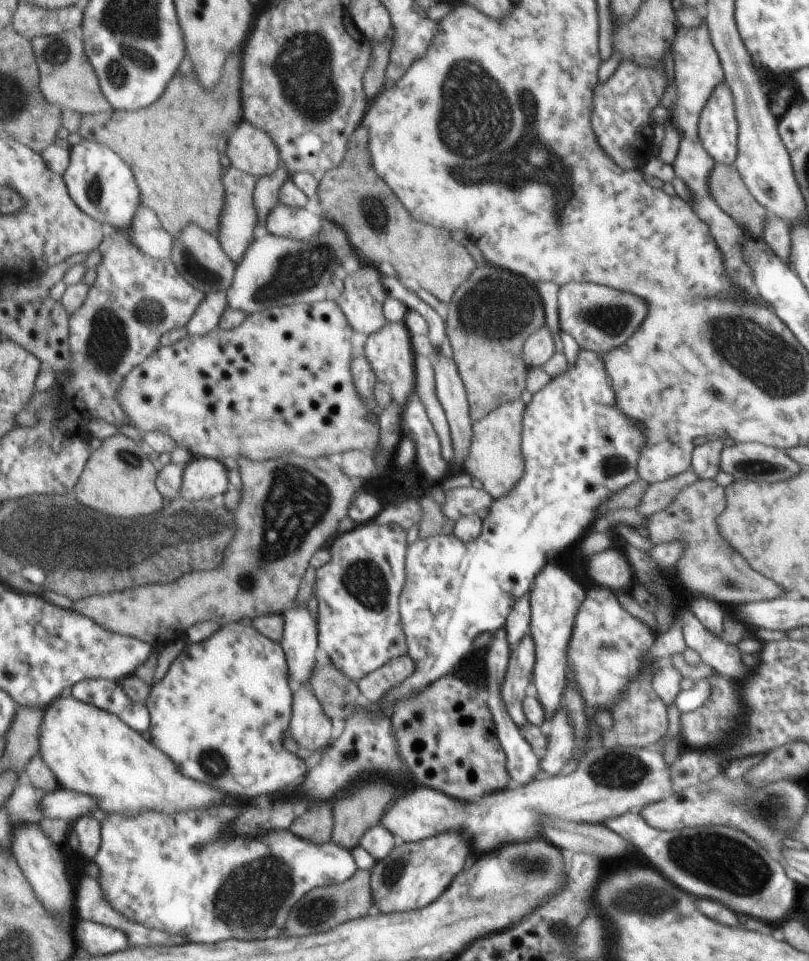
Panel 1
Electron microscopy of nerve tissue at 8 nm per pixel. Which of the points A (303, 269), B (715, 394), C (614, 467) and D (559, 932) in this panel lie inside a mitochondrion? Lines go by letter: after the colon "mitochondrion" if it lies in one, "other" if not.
A: mitochondrion
B: mitochondrion
C: mitochondrion
D: mitochondrion

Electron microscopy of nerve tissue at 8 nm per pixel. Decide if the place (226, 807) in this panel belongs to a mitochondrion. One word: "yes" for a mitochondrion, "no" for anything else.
no

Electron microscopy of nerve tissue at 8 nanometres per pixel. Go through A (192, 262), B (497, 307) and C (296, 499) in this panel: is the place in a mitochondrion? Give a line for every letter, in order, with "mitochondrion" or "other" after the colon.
A: mitochondrion
B: mitochondrion
C: mitochondrion

